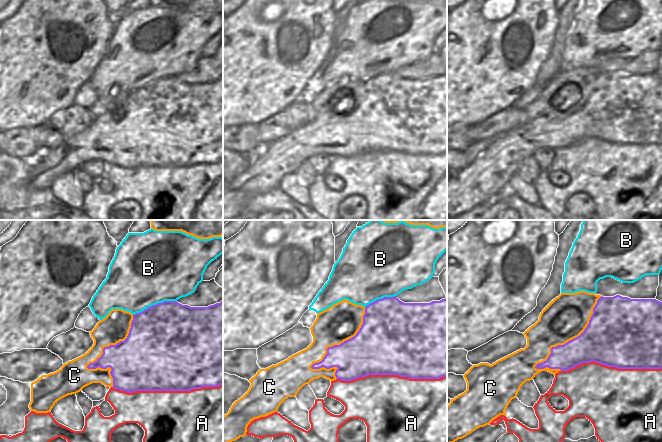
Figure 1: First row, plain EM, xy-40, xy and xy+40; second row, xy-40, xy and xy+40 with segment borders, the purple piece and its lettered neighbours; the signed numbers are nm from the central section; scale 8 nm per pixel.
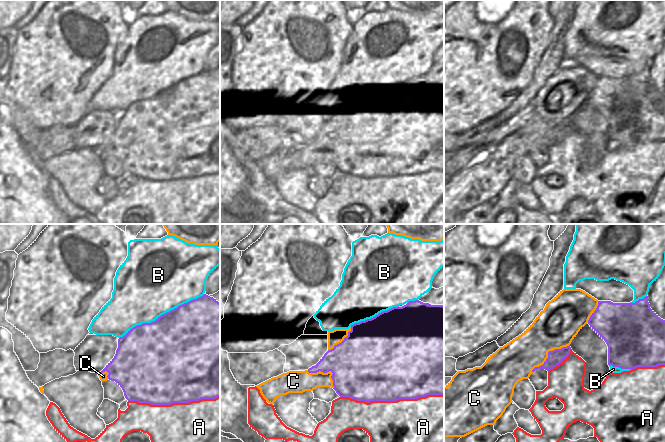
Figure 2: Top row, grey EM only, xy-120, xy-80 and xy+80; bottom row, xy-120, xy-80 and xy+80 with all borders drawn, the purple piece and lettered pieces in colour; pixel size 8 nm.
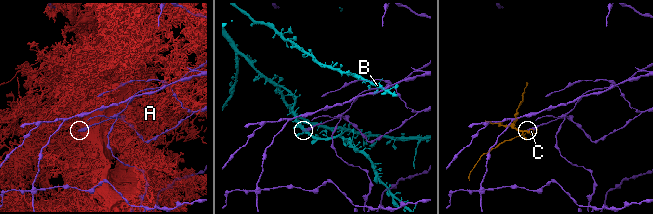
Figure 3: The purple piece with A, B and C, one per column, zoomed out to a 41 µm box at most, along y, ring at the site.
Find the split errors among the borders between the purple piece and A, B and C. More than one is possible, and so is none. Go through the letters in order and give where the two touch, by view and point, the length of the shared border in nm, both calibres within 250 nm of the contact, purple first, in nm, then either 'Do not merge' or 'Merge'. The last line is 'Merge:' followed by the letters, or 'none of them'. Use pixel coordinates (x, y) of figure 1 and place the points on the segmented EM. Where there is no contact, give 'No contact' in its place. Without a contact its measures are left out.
A: Touches purple at xy-40 (167, 390). Shared border 900 nm. Thickness 500 nm (purple) against 420 nm. Do not merge
B: Touches purple at xy-40 (154, 305). Shared border 380 nm. Thickness 500 nm (purple) against 480 nm. Do not merge
C: Touches purple at xy+40 (572, 339). Shared border 800 nm. Thickness 360 nm (purple) against 360 nm. Do not merge
Merge: none of them.

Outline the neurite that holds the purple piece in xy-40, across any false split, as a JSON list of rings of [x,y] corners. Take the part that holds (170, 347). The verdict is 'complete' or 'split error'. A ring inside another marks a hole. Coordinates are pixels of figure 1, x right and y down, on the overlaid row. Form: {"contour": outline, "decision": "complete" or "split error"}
{"contour": [[[164,301],[133,315],[124,341],[103,348],[103,354],[88,369],[110,367],[113,388],[134,391],[190,391],[223,385],[223,301],[208,307],[190,307],[177,301]]], "decision": "complete"}

